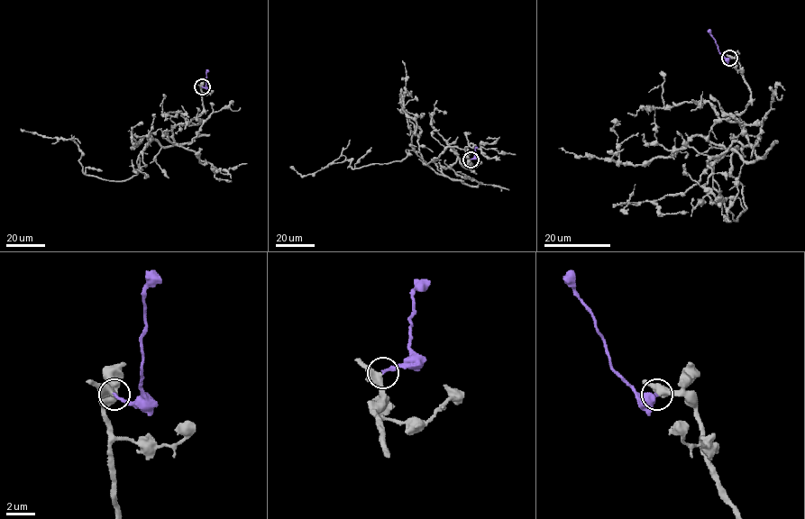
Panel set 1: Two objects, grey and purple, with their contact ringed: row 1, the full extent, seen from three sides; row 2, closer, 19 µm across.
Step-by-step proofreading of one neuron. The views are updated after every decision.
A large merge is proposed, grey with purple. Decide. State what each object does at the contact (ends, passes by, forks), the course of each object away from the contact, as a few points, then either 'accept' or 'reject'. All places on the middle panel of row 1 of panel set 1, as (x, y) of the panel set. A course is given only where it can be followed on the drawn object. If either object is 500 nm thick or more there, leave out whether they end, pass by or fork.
grey passes by; purple ends there; grey runs (471, 159), (472, 171), (458, 159), (443, 175), (407, 150), (353, 168), (344, 160), (301, 176), (290, 167); purple runs (471, 159), (474, 157), (476, 147); accept

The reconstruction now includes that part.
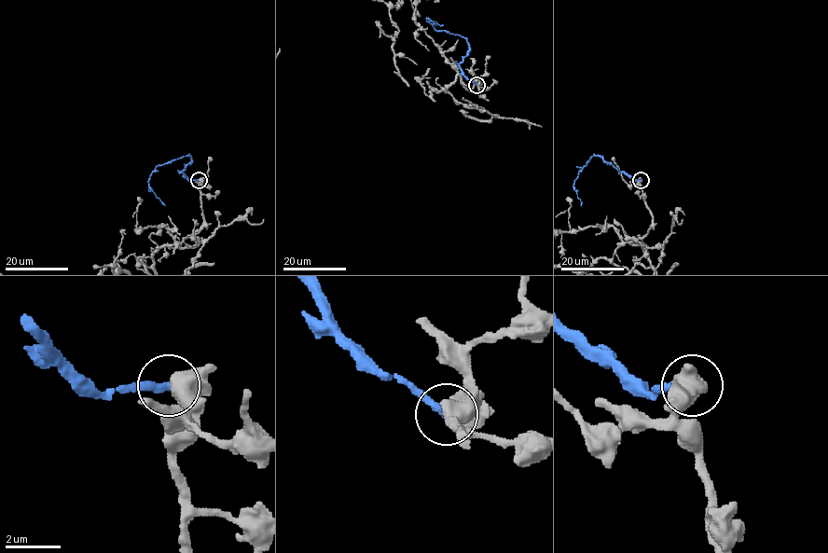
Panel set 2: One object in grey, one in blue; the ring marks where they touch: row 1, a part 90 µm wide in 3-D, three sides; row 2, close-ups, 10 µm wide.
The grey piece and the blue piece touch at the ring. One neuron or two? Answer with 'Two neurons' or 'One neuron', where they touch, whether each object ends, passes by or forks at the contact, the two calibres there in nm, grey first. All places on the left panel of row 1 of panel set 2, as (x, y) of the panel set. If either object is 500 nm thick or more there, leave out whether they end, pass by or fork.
Two neurons. Place: (199, 180). Thickness 550 nm (grey) against 280 nm

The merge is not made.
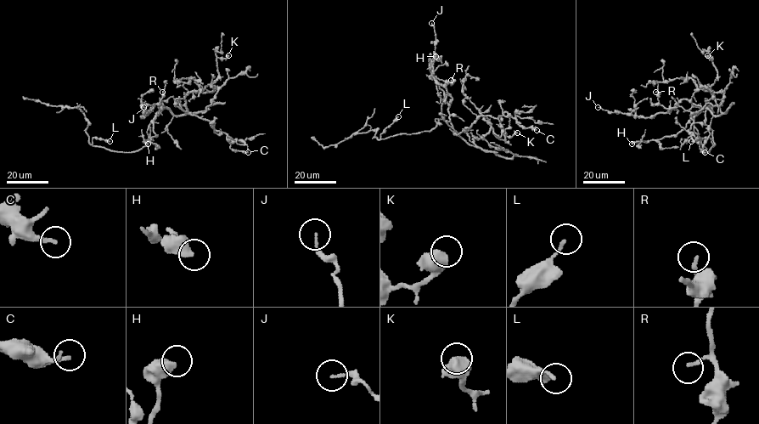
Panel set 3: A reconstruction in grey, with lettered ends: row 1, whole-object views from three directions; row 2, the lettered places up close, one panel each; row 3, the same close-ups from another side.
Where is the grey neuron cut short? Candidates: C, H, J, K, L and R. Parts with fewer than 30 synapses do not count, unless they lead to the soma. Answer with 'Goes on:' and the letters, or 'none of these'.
Goes on: none of these

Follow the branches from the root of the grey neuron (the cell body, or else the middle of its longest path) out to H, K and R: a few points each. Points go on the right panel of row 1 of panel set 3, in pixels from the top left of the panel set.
H: (694, 126), (693, 118), (676, 134), (632, 144)
K: (694, 126), (694, 117), (705, 108), (721, 114), (713, 92), (703, 89), (717, 75), (707, 55)
R: (694, 126), (699, 105), (683, 98), (676, 107), (665, 108), (659, 104), (655, 92)

